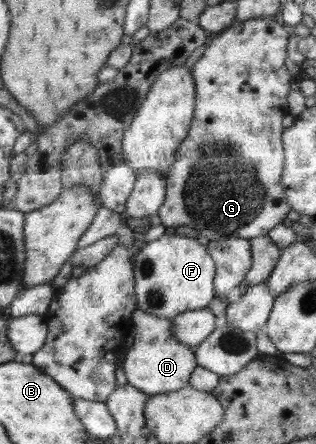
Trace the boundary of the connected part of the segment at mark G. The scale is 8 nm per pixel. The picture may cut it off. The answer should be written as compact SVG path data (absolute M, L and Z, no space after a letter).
M270 17L235 22L223 32L210 36L206 43L204 54L192 67L191 74L196 84L196 99L191 128L188 130L188 135L178 146L176 161L173 162L164 175L166 185L165 200L162 202L157 214L161 219L161 223L170 229L170 231L174 231L174 229L180 227L180 225L186 225L186 227L190 227L190 229L196 229L198 235L208 237L208 241L218 241L224 238L242 238L251 240L258 236L268 235L272 228L282 224L284 219L286 219L291 207L286 201L286 194L281 185L281 175L283 174L285 156L281 135L285 130L282 127L282 119L289 113L287 111L287 101L291 88L291 79L293 79L290 69L285 66L287 46L290 38L289 35L290 30L288 26L282 25Z

